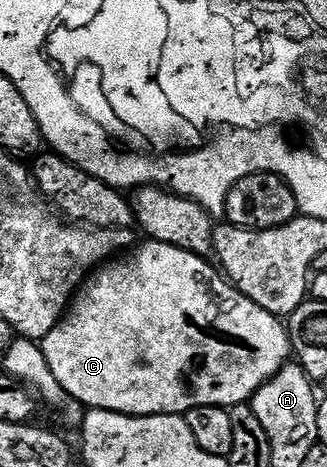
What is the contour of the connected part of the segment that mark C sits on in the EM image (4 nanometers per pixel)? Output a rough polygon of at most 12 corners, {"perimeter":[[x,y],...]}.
{"perimeter":[[206,257],[100,265],[41,349],[66,397],[230,408],[292,357]]}

